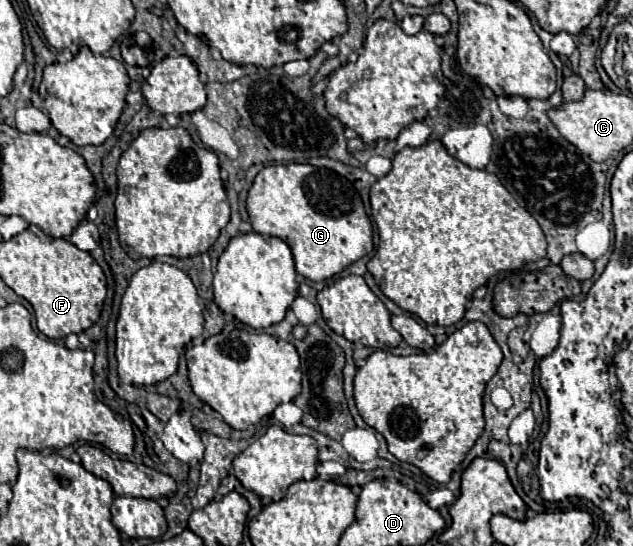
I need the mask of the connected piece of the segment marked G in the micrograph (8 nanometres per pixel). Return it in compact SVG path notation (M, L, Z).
M281 163L261 169L247 195L247 213L255 233L279 237L291 247L297 273L309 281L329 279L373 251L373 227L357 189L351 181L329 169L299 163Z

